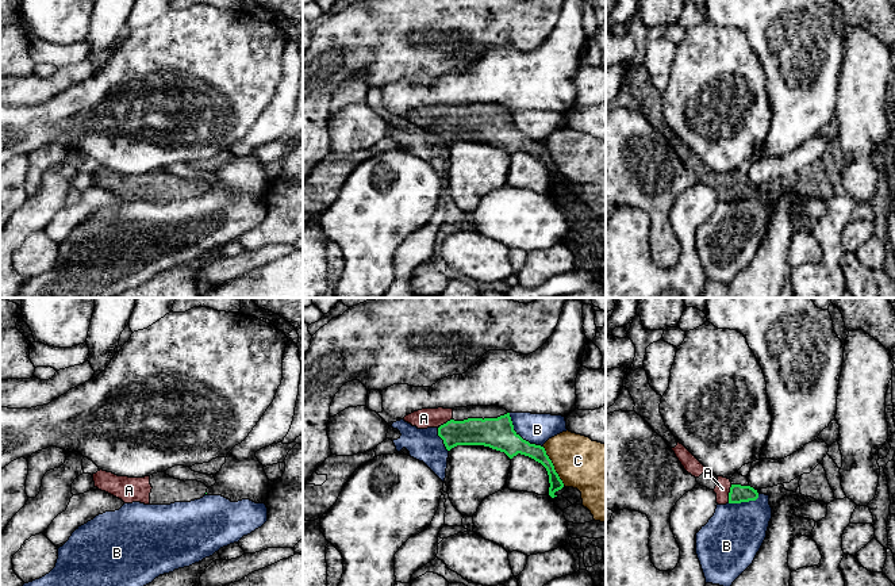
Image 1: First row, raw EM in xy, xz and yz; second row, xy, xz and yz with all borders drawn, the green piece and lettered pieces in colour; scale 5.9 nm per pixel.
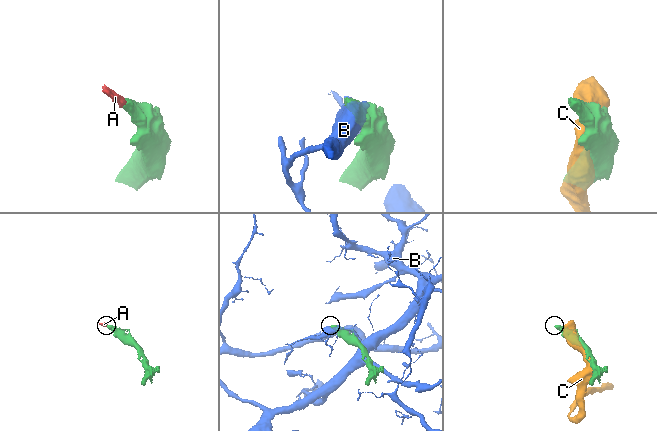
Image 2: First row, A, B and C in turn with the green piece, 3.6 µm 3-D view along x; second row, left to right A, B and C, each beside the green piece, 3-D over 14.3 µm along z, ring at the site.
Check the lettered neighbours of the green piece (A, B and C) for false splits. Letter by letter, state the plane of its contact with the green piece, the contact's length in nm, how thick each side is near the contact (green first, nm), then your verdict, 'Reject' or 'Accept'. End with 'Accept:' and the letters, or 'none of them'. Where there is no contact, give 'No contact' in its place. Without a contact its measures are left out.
A: Touches green in yz. Shared border 110 nm. Thickness 100 nm (green) against 90 nm. Accept
B: Touches green in xz. Shared border 300 nm. Thickness 190 nm (green) against 180 nm. Reject
C: Touches green in xz. Shared border 260 nm. Thickness 100 nm (green) against 320 nm. Reject
Accept: A

